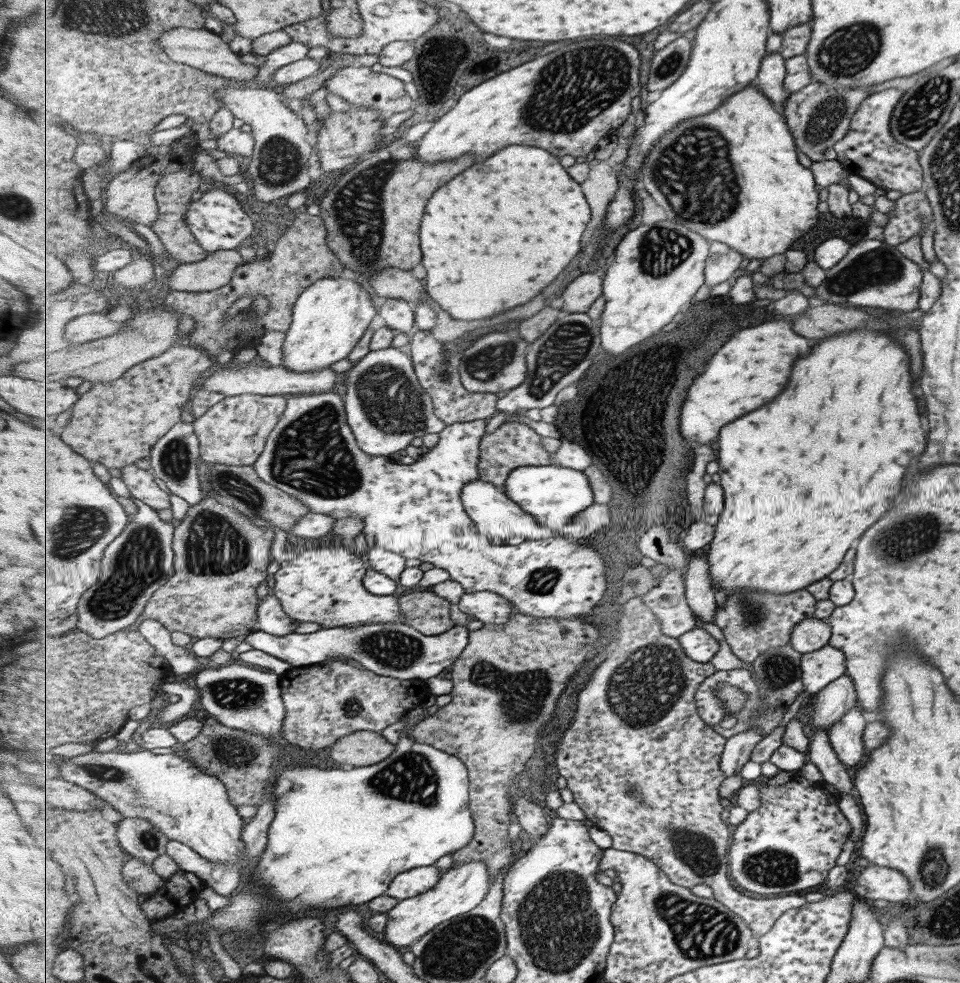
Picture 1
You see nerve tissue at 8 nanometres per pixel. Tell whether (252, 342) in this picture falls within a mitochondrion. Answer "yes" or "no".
no

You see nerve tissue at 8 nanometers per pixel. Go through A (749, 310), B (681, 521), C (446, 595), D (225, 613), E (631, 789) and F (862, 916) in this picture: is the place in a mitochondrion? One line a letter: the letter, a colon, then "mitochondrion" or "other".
A: other
B: other
C: other
D: other
E: mitochondrion
F: other

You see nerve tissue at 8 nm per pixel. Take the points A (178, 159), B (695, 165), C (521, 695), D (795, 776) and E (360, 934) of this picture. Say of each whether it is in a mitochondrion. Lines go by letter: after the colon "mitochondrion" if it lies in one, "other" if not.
A: other
B: mitochondrion
C: mitochondrion
D: other
E: other

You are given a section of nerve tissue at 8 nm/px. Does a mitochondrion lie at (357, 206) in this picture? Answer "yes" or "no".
yes

